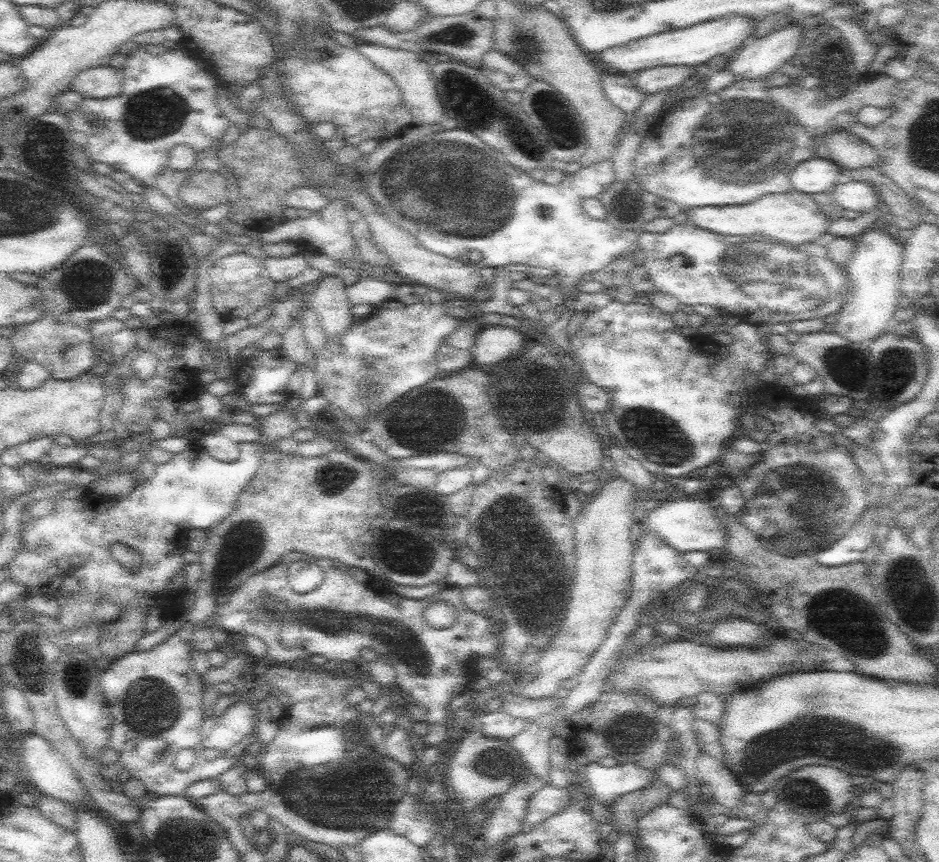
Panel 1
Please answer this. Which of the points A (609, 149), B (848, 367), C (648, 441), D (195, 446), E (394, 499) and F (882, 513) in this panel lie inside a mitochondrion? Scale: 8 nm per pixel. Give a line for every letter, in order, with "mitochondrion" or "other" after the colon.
A: other
B: mitochondrion
C: mitochondrion
D: other
E: other
F: other

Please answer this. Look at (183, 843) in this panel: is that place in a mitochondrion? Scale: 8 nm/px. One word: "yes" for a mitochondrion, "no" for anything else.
yes

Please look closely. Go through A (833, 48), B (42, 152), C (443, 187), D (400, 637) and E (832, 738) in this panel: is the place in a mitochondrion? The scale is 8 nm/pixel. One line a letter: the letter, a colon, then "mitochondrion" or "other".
A: other
B: mitochondrion
C: mitochondrion
D: mitochondrion
E: mitochondrion

